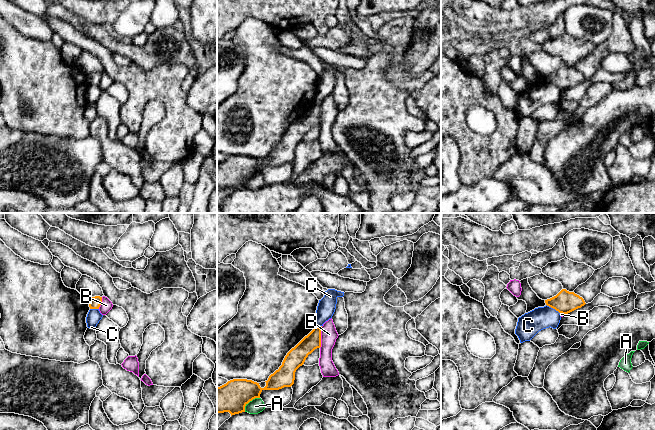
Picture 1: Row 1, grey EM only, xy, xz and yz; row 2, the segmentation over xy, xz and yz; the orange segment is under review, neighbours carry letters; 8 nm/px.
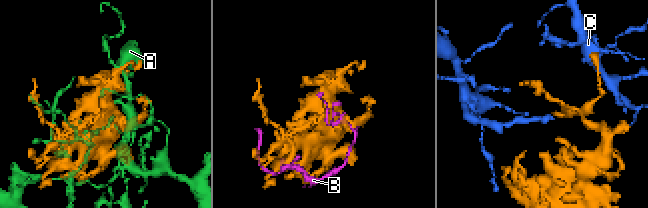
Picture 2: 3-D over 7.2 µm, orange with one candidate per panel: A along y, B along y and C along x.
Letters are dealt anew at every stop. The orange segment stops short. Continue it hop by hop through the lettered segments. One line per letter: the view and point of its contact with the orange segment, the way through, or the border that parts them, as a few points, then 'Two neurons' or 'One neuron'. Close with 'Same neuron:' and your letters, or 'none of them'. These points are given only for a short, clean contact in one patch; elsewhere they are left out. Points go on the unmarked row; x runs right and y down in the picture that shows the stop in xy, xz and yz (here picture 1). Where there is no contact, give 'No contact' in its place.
A: Touches orange at xz (249, 177). Two neurons
B: Touches orange at xz (320, 113). Two neurons
C: Touches orange at yz (553, 84). Two neurons
Same neuron: none of them

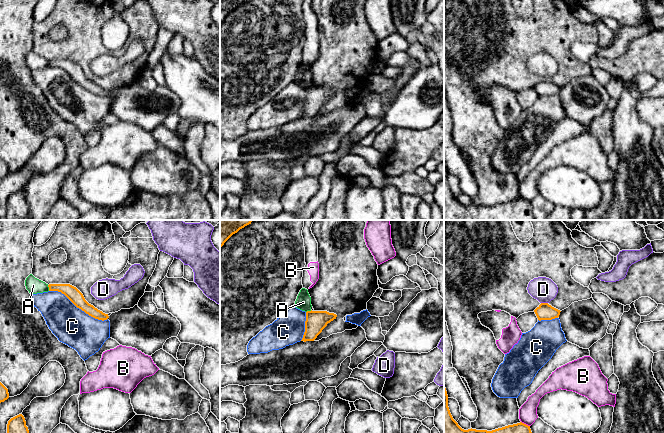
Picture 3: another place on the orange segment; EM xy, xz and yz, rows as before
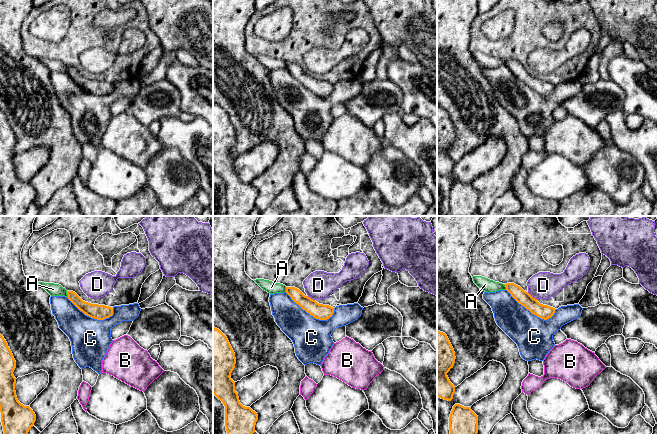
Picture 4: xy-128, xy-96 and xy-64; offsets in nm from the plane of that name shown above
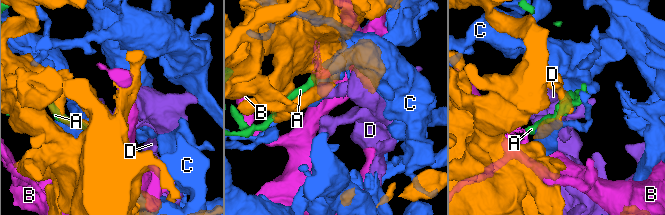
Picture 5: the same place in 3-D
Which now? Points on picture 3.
A: Touches orange at xy (49, 64). Two neurons
B: Touches orange at yz (525, 200). Two neurons
C: Touches orange at xy (78, 83). Two neurons
D: Touches orange at yz (544, 79). One neuron
Same neuron: D

